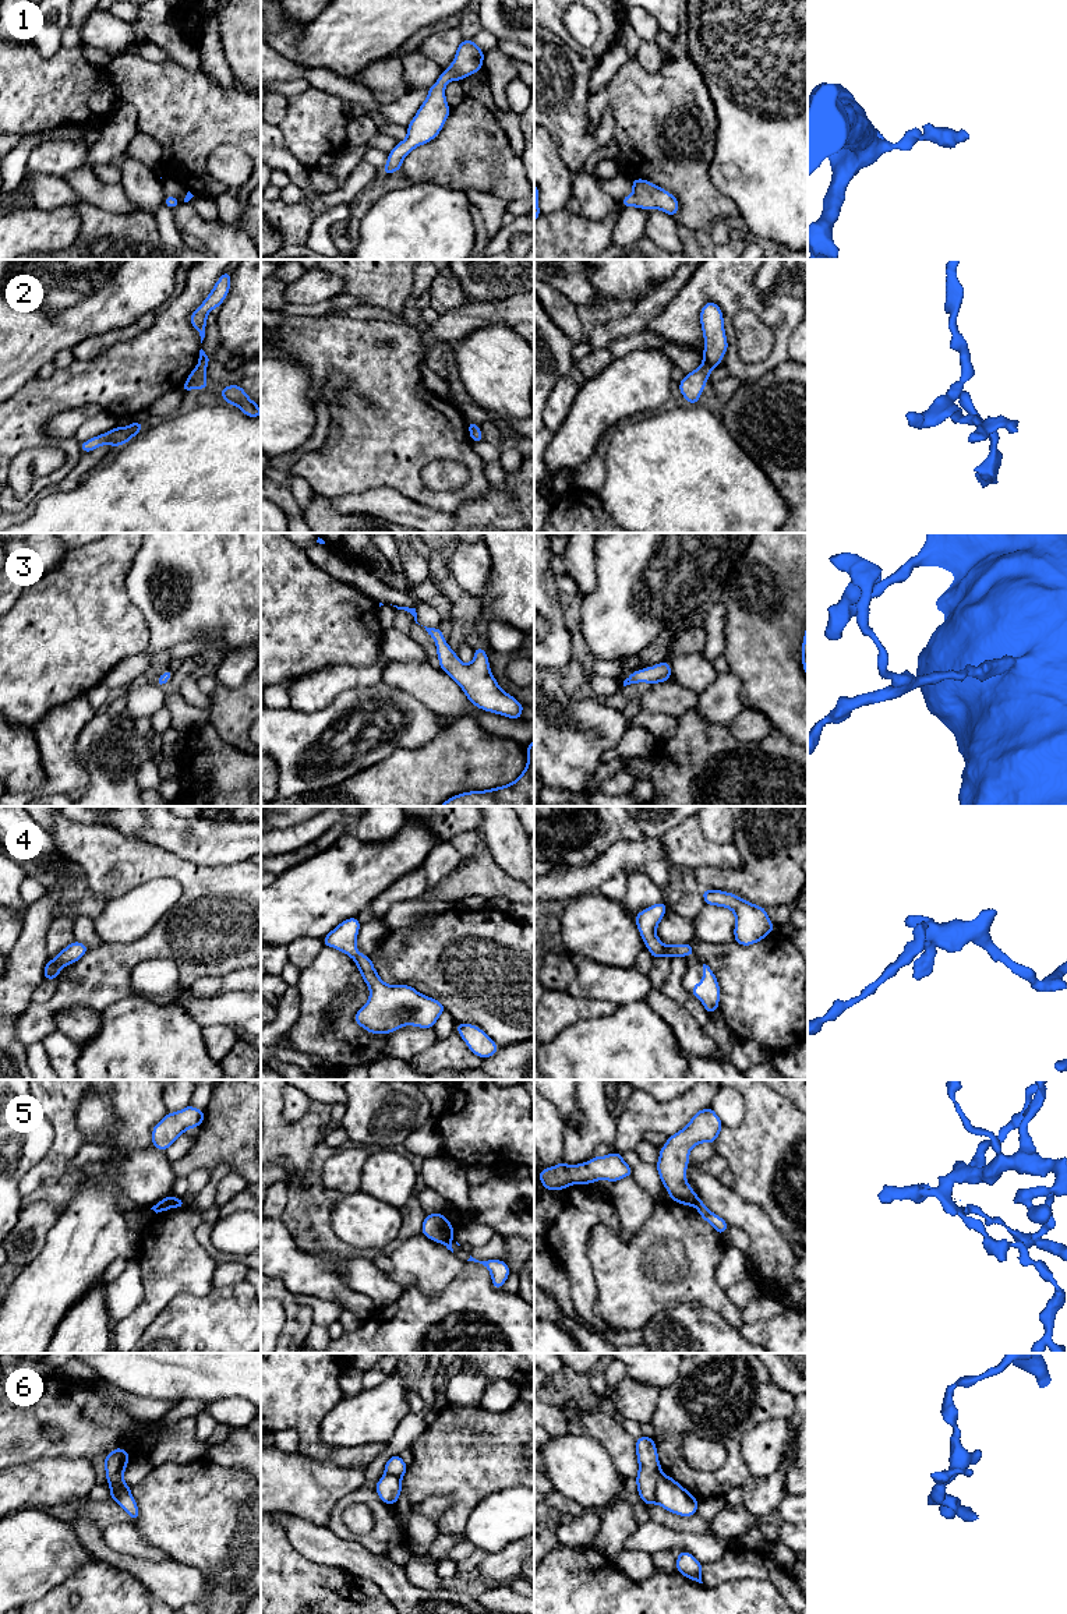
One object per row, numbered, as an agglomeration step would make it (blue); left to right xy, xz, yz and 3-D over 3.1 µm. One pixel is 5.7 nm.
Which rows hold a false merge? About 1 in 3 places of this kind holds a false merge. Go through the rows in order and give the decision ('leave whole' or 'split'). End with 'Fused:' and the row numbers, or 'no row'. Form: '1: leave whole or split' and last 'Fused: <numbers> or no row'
1: leave whole
2: leave whole
3: leave whole
4: leave whole
5: split
6: split
Fused: 5, 6

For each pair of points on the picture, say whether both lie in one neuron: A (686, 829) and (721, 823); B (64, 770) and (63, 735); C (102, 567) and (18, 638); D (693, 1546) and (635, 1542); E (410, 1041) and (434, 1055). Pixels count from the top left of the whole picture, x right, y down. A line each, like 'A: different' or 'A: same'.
A: different
B: same
C: same
D: same
E: different

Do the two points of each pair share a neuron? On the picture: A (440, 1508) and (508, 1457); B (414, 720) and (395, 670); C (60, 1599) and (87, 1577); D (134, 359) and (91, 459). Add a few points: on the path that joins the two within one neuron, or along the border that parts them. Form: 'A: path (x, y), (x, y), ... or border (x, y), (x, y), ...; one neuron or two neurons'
A: border (452, 1500), (448, 1497), (427, 1497), (419, 1503); two neurons
B: border (382, 680), (412, 694), (430, 710); two neurons
C: path (67, 1592), (80, 1582); one neuron
D: border (82, 454), (78, 463), (63, 480); two neurons

